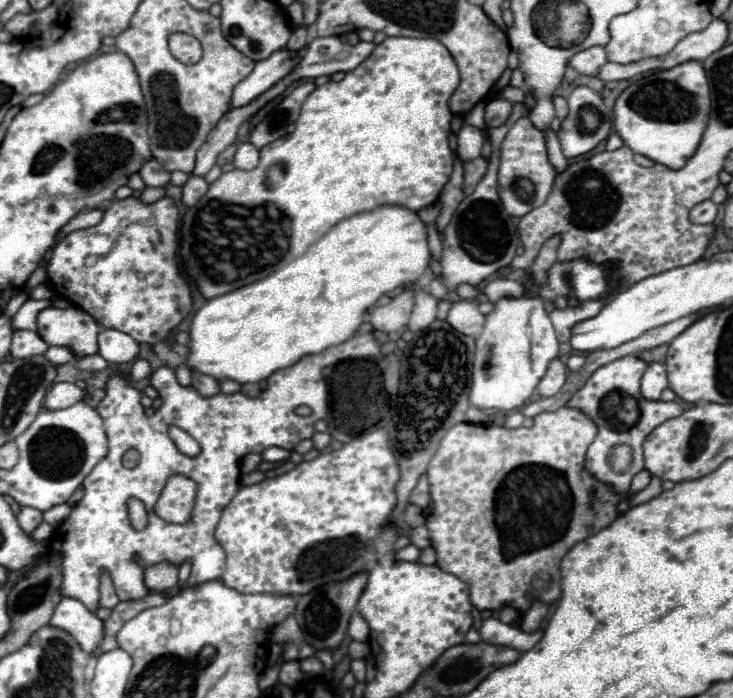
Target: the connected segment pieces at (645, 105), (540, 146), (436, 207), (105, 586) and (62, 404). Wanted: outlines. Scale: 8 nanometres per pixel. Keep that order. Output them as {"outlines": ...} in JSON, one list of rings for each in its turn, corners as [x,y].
{"outlines":[[[[684,62],[670,70],[654,70],[644,78],[632,82],[614,104],[614,130],[624,140],[628,148],[636,154],[648,156],[654,162],[660,162],[672,170],[678,170],[686,164],[686,160],[696,152],[700,138],[706,130],[710,114],[710,90],[704,68],[700,62]]],[[[520,118],[508,130],[502,146],[500,146],[500,166],[498,166],[498,194],[504,204],[504,210],[510,216],[524,216],[530,210],[538,208],[546,202],[552,184],[556,178],[556,170],[548,160],[546,136],[540,132],[528,118]]],[[[436,202],[436,204],[432,204],[430,208],[424,208],[424,210],[420,210],[420,212],[418,212],[420,220],[422,220],[422,222],[426,222],[426,224],[432,224],[432,222],[438,218],[438,214],[440,214],[440,204],[438,204],[438,202]]],[[[102,574],[102,584],[100,584],[100,606],[102,608],[114,608],[118,604],[118,596],[116,596],[116,590],[112,586],[112,580],[108,574]]],[[[60,382],[60,384],[54,384],[50,388],[50,392],[44,398],[44,406],[42,408],[48,408],[48,410],[68,408],[68,406],[76,404],[78,400],[82,400],[84,396],[86,396],[86,392],[82,388],[78,388],[76,384]]]]}

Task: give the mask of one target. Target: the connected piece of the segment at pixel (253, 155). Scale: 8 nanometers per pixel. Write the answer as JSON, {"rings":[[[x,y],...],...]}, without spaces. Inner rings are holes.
{"rings":[[[240,142],[234,156],[234,166],[240,170],[252,170],[258,164],[258,158],[260,158],[258,154],[260,152],[256,146],[252,146],[250,142]]]}

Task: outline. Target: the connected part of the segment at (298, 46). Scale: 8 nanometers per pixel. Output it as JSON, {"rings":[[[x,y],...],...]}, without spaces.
{"rings":[[[294,28],[292,38],[288,40],[288,50],[290,52],[300,52],[306,46],[306,28]]]}

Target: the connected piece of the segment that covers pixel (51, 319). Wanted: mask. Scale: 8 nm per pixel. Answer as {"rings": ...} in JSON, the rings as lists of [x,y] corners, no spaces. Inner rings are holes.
{"rings":[[[78,306],[46,308],[38,314],[38,334],[50,346],[70,346],[76,356],[98,352],[96,336],[100,326]]]}

